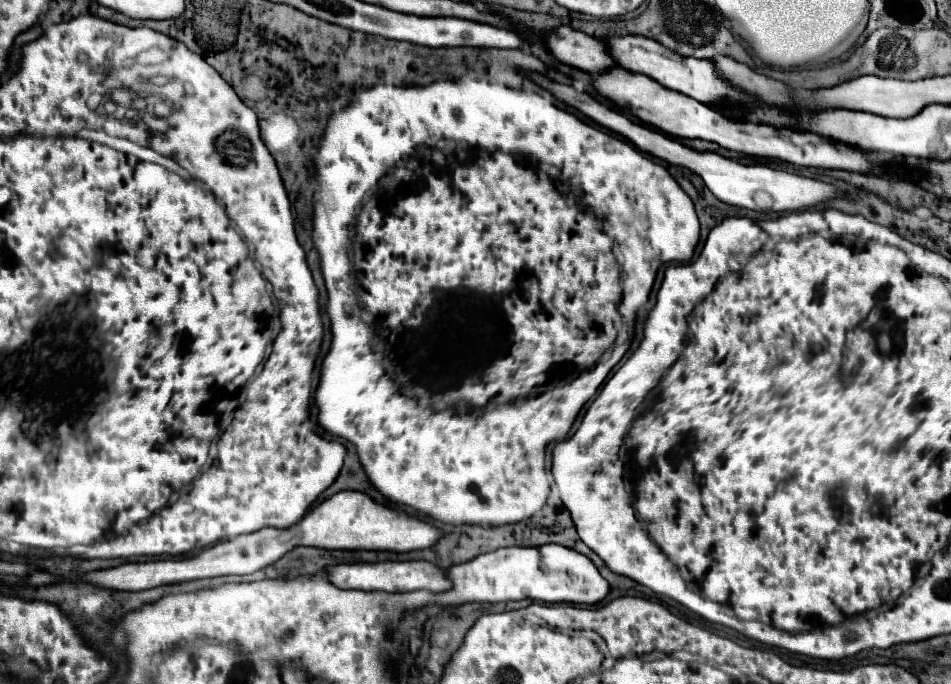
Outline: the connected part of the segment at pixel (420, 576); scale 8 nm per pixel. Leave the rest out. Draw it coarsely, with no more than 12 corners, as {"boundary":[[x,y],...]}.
{"boundary":[[429,562],[329,566],[337,588],[445,592],[445,570]]}

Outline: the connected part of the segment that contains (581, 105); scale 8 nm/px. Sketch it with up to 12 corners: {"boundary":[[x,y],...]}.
{"boundary":[[525,72],[643,152],[699,174],[731,206],[801,210],[833,198],[819,180],[697,152],[587,92]]}

